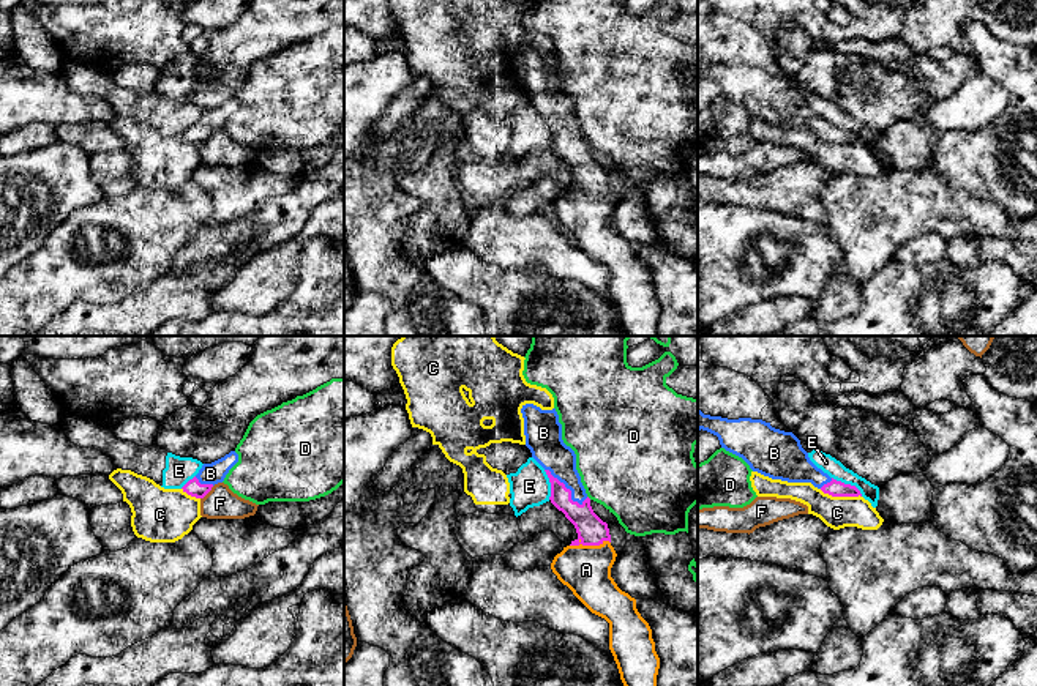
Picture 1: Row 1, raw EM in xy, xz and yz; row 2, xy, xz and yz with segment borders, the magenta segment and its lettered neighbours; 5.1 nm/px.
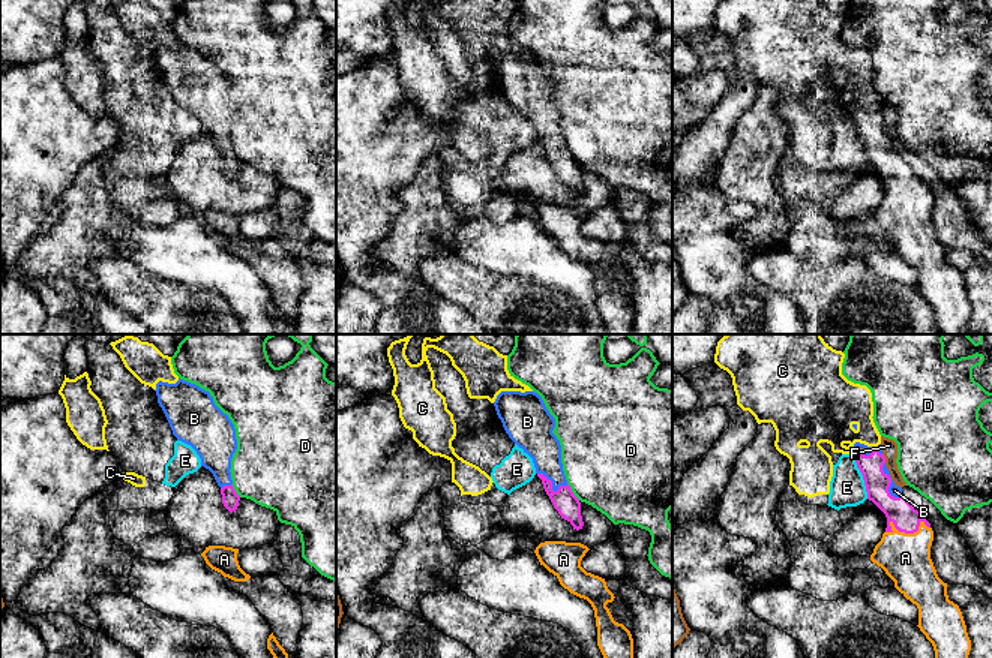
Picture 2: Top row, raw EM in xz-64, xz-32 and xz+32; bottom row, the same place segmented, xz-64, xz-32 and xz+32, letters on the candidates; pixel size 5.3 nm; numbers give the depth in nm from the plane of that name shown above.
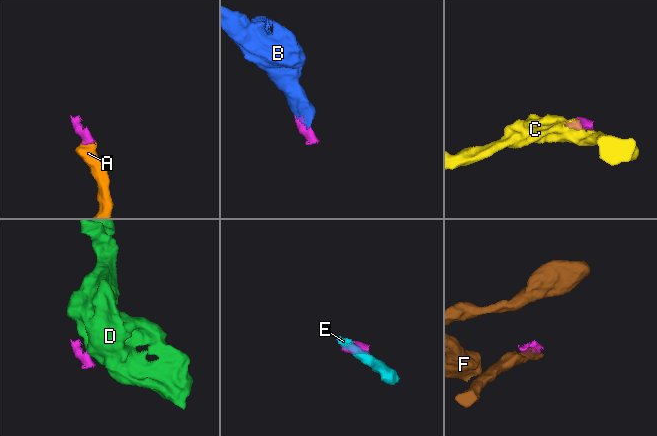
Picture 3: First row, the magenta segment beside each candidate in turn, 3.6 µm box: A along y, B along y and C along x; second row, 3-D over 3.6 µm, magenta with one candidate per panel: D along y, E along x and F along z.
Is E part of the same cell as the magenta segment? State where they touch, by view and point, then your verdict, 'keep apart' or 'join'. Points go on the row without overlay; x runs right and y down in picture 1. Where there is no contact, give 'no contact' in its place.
meets magenta in yz at (848, 131); keep apart

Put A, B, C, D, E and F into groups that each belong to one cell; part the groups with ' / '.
A B / C / D / E / F

